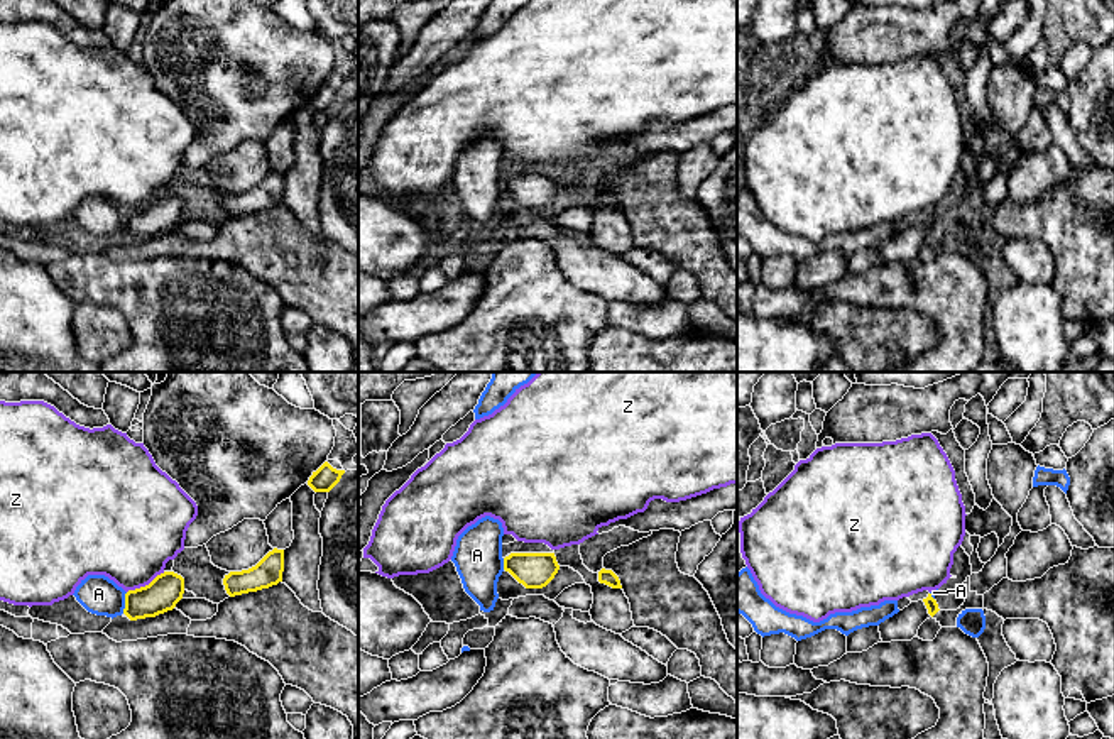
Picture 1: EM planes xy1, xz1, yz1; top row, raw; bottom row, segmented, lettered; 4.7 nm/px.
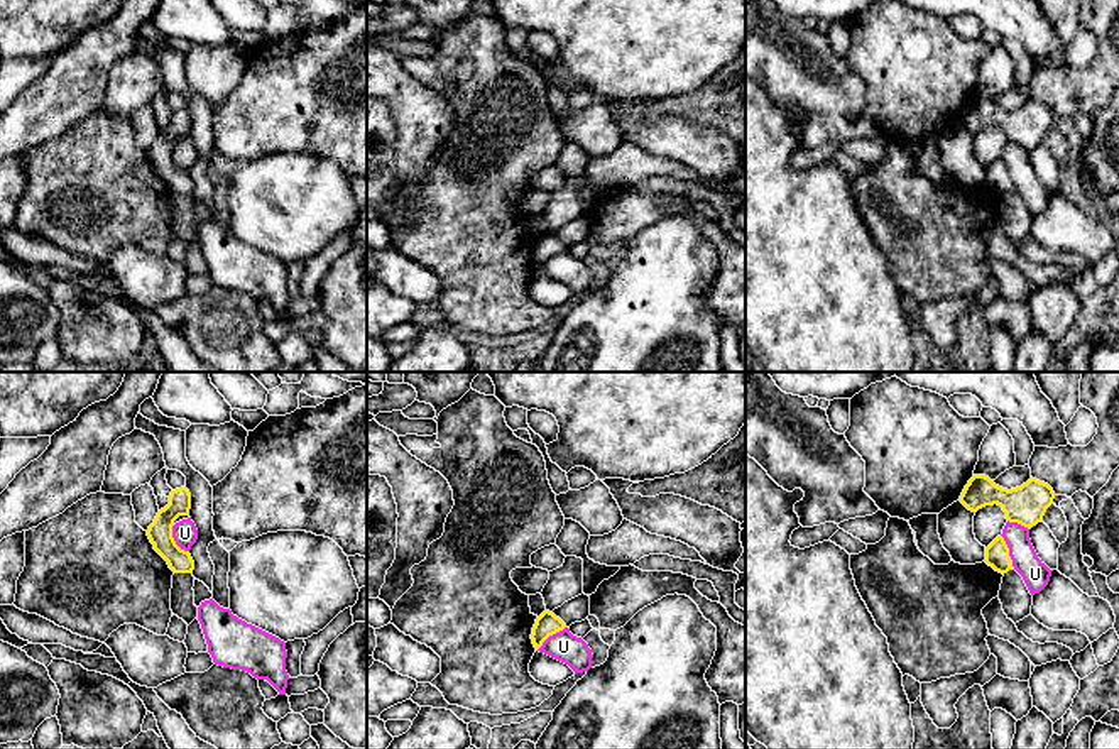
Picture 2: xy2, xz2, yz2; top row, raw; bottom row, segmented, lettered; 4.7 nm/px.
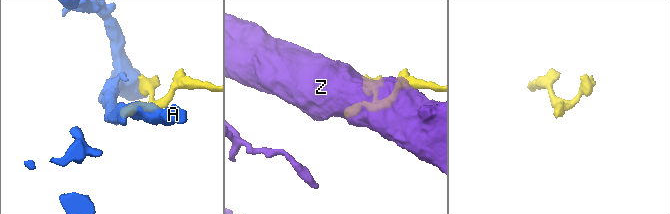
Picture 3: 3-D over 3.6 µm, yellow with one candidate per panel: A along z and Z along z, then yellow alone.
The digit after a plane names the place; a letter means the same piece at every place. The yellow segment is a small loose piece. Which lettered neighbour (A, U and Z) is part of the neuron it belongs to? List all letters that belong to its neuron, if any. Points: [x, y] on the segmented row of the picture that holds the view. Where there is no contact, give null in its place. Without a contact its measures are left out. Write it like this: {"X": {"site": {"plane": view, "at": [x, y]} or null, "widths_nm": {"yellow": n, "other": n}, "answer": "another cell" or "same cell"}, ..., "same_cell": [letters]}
{"A": {"site": {"plane": "xy1", "at": [125, 602]}, "widths_nm": {"yellow": 160, "other": 180}, "answer": "another cell"}, "U": {"site": {"plane": "xy2", "at": [173, 540]}, "widths_nm": {"yellow": 120, "other": 120}, "answer": "another cell"}, "Z": {"site": {"plane": "xy1", "at": [146, 585]}, "widths_nm": {"yellow": 160, "other": 440}, "answer": "another cell"}, "same_cell": []}

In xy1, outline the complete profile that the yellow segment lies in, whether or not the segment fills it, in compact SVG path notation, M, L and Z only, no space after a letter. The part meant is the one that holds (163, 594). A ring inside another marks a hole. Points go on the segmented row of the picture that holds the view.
M174 572L157 575L149 585L125 594L123 614L130 621L156 617L172 610L183 599L184 578Z

